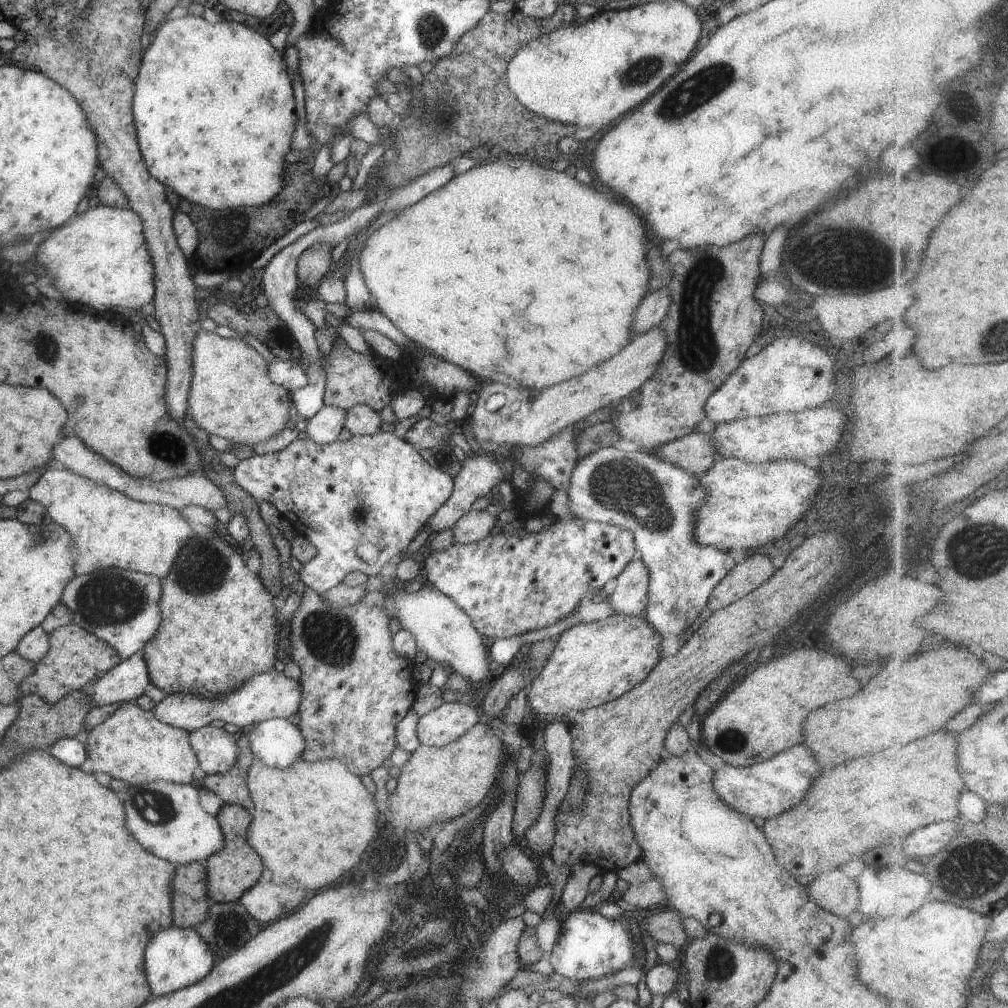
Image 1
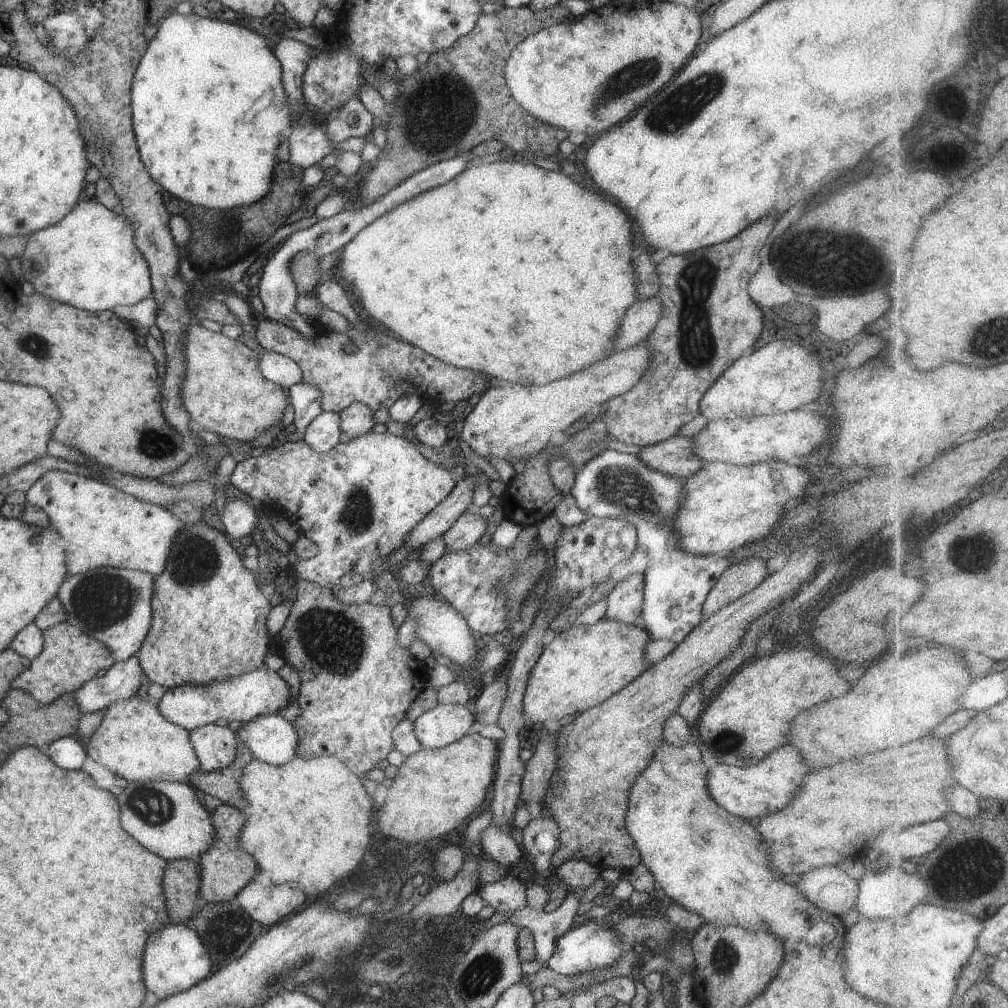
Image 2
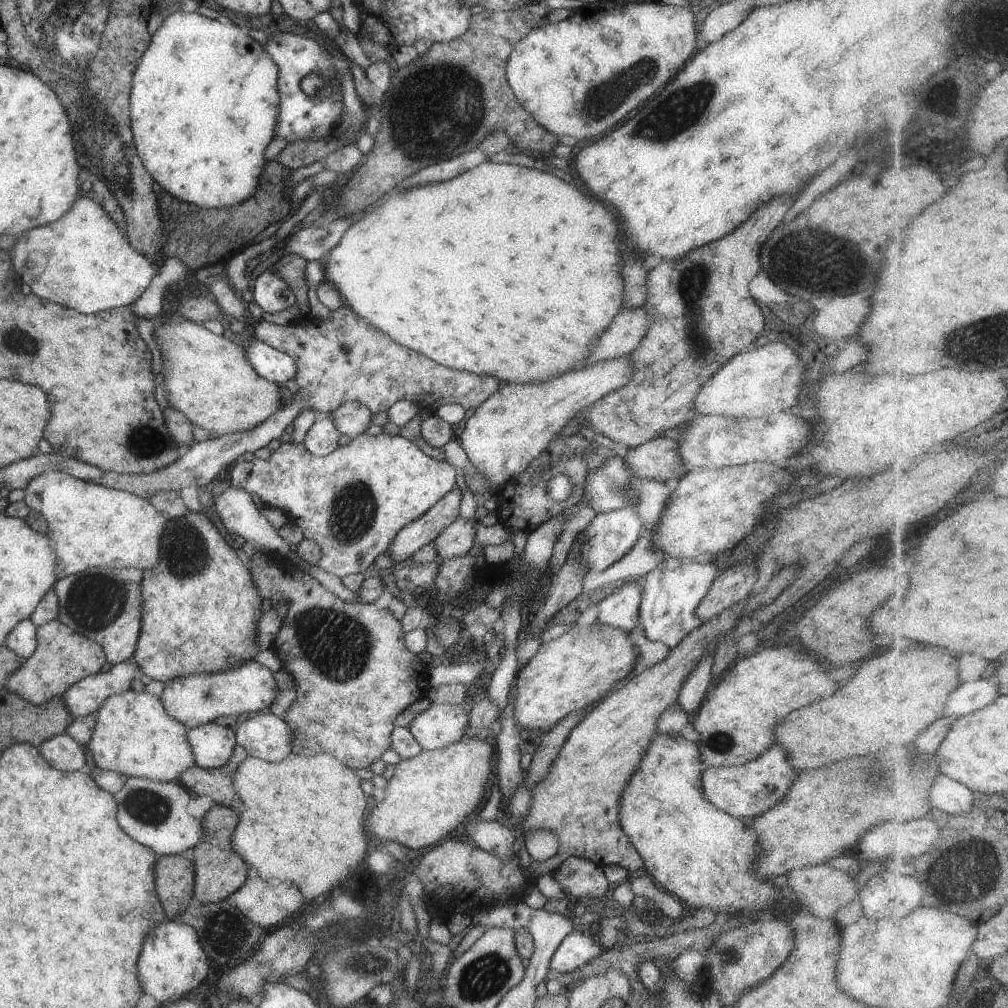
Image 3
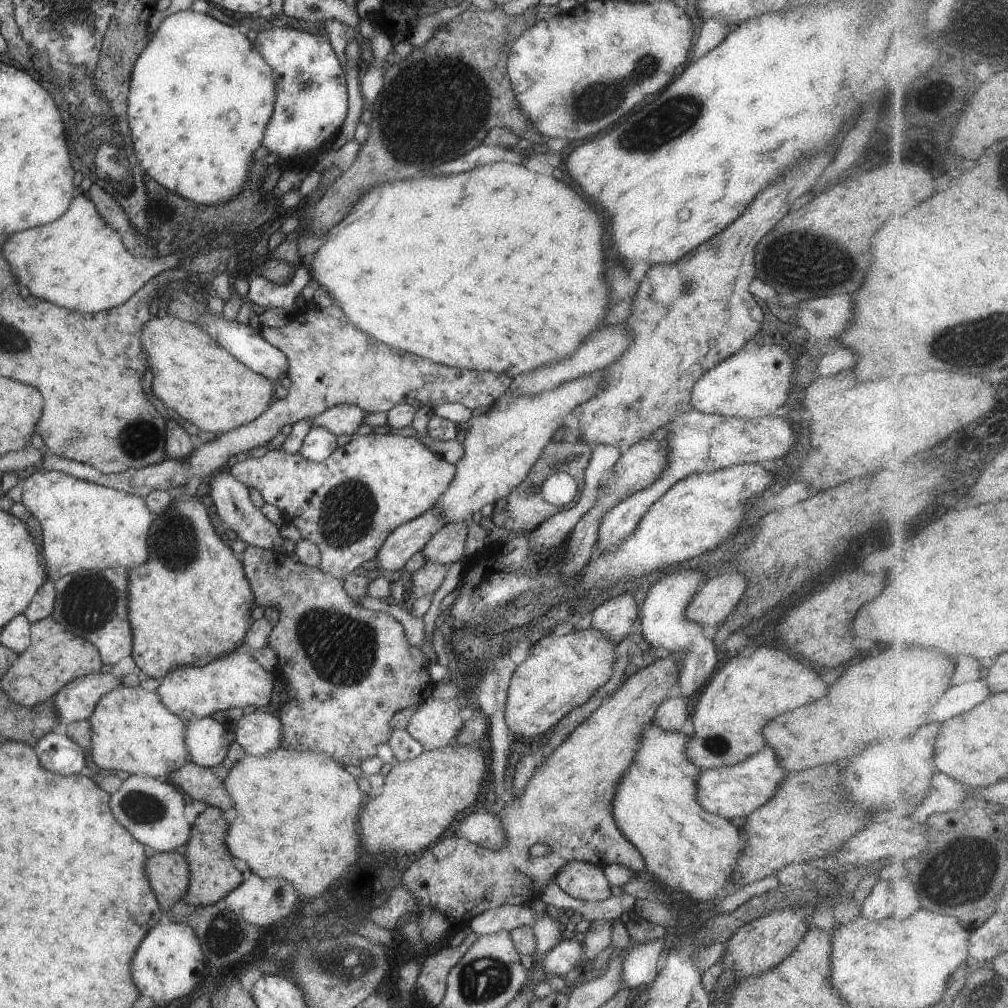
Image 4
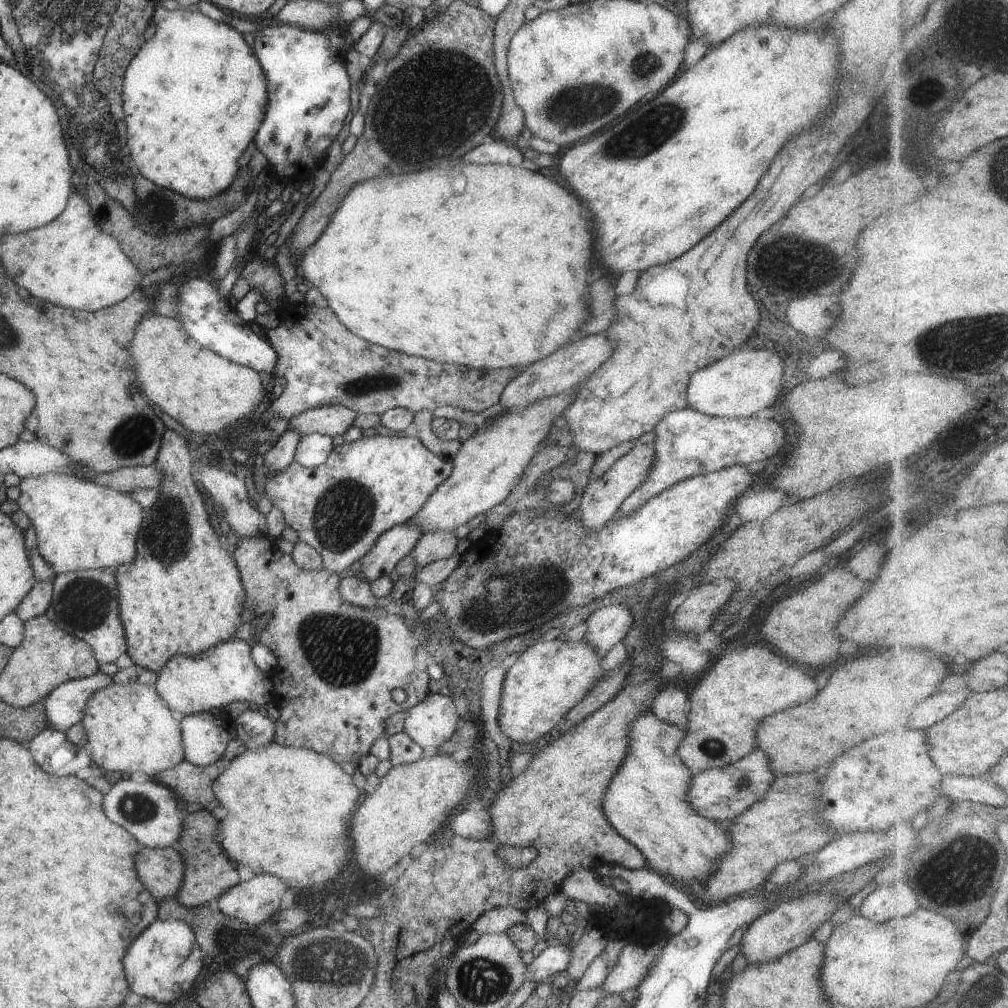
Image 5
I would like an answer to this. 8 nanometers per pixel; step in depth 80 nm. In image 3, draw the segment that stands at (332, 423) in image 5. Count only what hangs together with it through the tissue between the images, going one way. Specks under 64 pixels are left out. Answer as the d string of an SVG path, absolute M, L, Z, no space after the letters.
M348 401L333 412L329 413L331 422L335 426L335 430L339 435L345 434L350 439L362 434L370 424L369 418L371 417L370 411L355 401Z

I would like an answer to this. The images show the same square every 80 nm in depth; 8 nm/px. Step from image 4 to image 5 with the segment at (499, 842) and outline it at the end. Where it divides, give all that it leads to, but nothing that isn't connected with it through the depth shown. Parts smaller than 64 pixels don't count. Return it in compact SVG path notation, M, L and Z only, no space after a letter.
M461 806L445 820L445 828L450 834L480 841L491 834L492 820L486 809L474 811Z

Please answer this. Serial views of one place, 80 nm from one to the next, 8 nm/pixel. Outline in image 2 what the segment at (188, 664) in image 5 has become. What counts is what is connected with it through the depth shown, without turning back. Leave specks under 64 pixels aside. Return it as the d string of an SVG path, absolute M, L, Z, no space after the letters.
M265 665L253 668L249 672L215 680L211 684L179 684L165 689L165 694L157 702L157 710L167 722L181 726L189 732L196 727L213 723L217 720L230 722L238 720L248 722L261 714L274 714L285 708L291 696L289 686Z

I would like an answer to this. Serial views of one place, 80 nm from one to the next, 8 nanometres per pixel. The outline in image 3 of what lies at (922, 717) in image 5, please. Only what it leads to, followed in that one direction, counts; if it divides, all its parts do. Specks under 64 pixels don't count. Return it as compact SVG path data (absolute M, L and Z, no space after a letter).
M979 680L979 682L971 682L971 684L963 684L955 696L949 698L949 706L945 716L963 716L963 714L971 714L979 708L985 708L989 704L993 704L993 700L997 700L999 696L999 684L991 682L991 680Z

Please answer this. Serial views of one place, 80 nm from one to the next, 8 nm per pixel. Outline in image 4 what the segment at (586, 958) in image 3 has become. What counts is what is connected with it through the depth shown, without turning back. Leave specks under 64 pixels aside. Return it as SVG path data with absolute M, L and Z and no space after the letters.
M565 935L553 948L550 948L542 958L542 969L550 976L563 977L565 973L573 969L583 954L583 945L579 937Z

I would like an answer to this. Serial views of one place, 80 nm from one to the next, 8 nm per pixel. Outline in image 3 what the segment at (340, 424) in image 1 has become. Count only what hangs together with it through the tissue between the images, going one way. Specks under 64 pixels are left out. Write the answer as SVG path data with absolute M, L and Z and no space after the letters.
M329 413L327 415L323 414L320 420L317 420L307 430L302 446L311 456L325 457L337 448L339 436L333 422L331 422Z

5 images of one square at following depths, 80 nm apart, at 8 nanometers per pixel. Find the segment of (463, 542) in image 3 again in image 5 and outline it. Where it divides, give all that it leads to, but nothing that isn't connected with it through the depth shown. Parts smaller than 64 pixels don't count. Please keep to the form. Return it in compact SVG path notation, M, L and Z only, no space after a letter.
M455 530L423 533L409 554L416 564L413 574L430 562L449 558L456 552L457 543Z

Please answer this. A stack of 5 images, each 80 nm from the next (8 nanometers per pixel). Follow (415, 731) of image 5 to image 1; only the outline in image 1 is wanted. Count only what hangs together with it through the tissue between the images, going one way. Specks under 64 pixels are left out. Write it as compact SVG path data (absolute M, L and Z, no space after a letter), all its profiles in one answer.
M443 702L441 706L418 718L416 735L420 744L425 747L442 747L459 738L480 718L479 710L467 704Z

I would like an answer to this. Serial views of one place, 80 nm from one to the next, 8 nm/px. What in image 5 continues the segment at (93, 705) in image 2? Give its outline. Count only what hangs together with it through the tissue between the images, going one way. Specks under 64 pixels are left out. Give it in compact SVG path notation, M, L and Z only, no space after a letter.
M100 671L95 674L67 680L58 684L41 701L48 728L65 732L72 724L83 718L84 706L96 690L111 683L111 677Z

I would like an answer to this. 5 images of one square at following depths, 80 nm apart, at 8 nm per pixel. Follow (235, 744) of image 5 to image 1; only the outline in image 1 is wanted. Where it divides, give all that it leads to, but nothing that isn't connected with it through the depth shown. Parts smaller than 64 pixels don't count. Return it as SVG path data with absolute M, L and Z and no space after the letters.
M245 732L237 735L237 746L239 746L238 756L227 772L205 775L196 785L214 792L223 803L237 805L251 811L253 803L245 782L249 765L254 758L247 745Z

